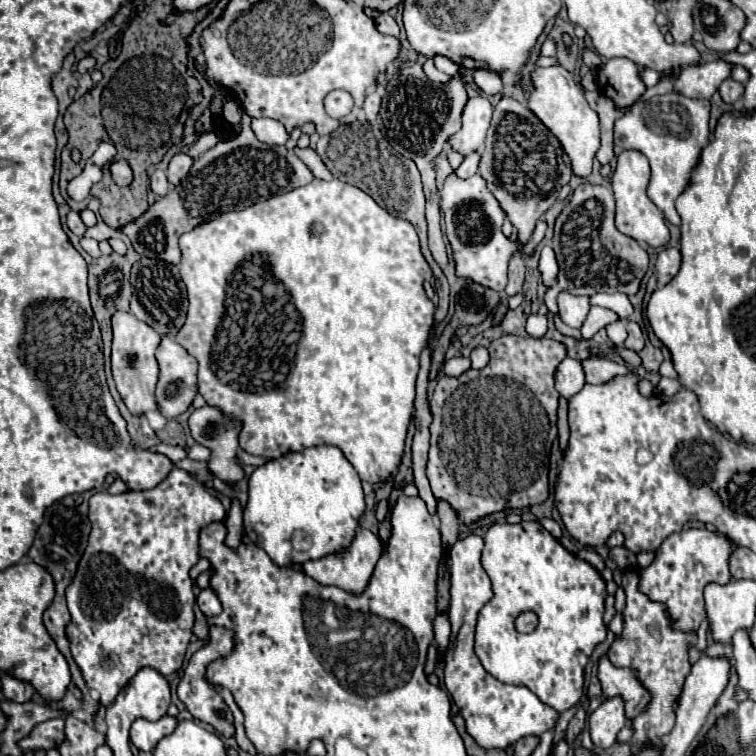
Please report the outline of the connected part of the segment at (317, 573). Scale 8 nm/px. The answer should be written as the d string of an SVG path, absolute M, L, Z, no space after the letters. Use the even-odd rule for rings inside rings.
M357 529L355 537L351 539L351 545L345 551L331 553L331 555L321 557L321 559L305 561L301 567L309 577L319 581L321 585L335 585L335 587L341 587L341 589L345 589L349 593L361 593L369 583L369 577L371 577L371 573L375 569L375 563L381 557L381 551L383 551L383 545L381 545L381 541L379 541L379 537L375 533L371 533L367 529Z

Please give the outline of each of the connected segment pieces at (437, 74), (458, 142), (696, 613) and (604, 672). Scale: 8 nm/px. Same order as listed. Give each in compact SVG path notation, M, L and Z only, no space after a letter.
M427 59L427 63L425 63L423 69L425 69L427 77L429 77L433 83L447 83L447 81L451 81L449 75L445 75L445 73L441 73L441 71L437 71L437 69L433 69L433 61L431 61L431 59Z
M483 95L471 97L463 109L463 117L461 117L463 127L459 129L459 133L455 133L455 137L451 137L449 147L453 151L459 151L463 157L477 151L485 141L491 113L493 113L493 107L487 97Z
M685 529L671 533L655 549L655 561L651 561L649 567L639 569L639 591L667 609L675 631L697 635L699 623L705 619L703 589L709 583L727 585L727 581L731 581L727 559L733 549L735 545L725 535L711 533L707 529Z
M607 655L599 659L597 679L601 683L603 699L611 699L611 697L623 699L627 721L631 721L631 717L635 717L635 713L639 713L639 709L643 709L643 705L651 701L651 693L643 689L643 683L639 681L639 677L635 677L631 669L619 669L611 665Z

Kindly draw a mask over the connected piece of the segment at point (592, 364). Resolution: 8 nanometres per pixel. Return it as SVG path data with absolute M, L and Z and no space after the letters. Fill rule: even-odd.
M583 359L581 361L587 383L605 383L615 375L625 375L627 367L621 363L605 361L605 359Z

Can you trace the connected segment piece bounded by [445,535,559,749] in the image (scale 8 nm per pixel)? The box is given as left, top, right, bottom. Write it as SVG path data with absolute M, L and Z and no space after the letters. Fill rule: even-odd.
M469 535L459 539L449 551L449 571L451 571L451 643L445 653L445 687L459 707L465 719L467 733L485 749L501 749L523 737L539 737L541 733L555 729L559 713L545 705L527 687L507 685L489 675L473 651L475 643L475 623L483 605L493 597L491 579L481 567L483 539Z

